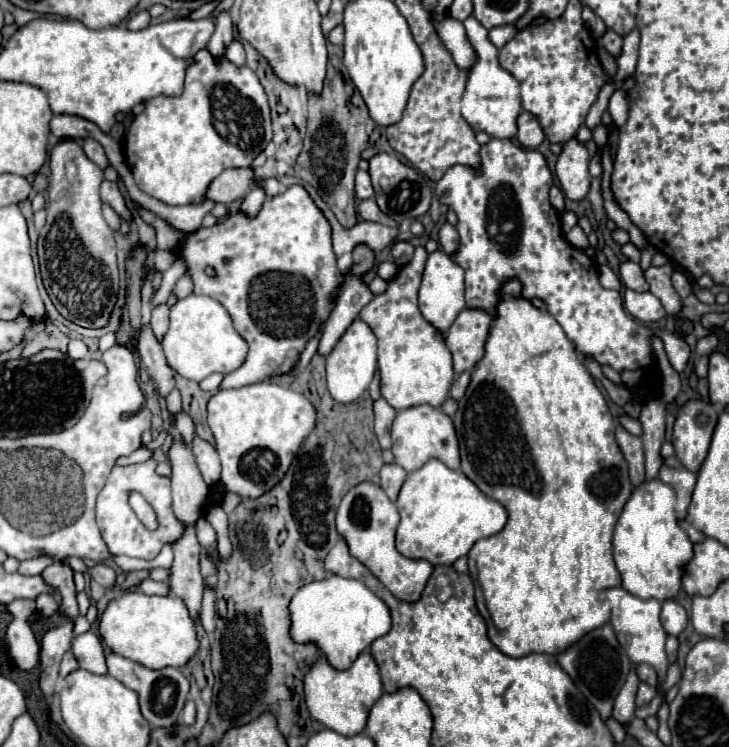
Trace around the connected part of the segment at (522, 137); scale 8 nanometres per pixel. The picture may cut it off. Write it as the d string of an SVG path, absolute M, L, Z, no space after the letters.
M522 111L518 117L518 135L516 137L524 147L538 147L546 135L544 135L538 119L532 113Z

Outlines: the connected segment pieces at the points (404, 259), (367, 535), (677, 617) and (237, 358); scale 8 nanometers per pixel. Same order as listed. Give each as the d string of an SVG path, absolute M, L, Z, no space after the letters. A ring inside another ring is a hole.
M396 241L392 245L392 257L398 267L404 267L406 263L410 263L412 255L414 255L414 247L408 241Z
M370 481L352 487L336 509L336 529L346 539L350 555L366 565L396 599L414 601L420 599L432 565L426 561L406 559L404 555L398 555L394 547L394 531L398 527L398 521L400 517L396 505L386 497L380 485ZM362 509L368 509L366 515L362 515Z
M664 601L660 621L662 621L662 627L668 635L678 635L678 633L684 631L684 627L688 623L688 615L686 615L686 611L680 603Z
M188 295L170 307L170 327L162 337L162 349L170 369L186 379L202 381L210 373L230 373L246 359L246 341L232 325L228 311L212 297Z

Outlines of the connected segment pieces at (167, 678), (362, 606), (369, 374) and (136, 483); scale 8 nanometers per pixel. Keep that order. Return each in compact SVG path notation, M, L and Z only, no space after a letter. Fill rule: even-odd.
M116 653L106 655L106 667L108 667L108 675L112 675L114 679L118 679L120 683L124 683L126 687L130 687L138 693L140 711L152 727L172 727L178 721L178 715L180 715L180 711L186 703L186 695L188 695L188 679L184 677L184 673L180 669L166 667L166 669L154 671L154 669L142 667L140 663L134 663Z
M328 575L322 581L302 585L290 605L290 639L296 643L314 643L326 661L346 671L370 643L390 631L390 611L362 581Z
M356 319L348 331L340 337L332 353L326 357L326 379L328 379L328 391L334 401L338 403L352 403L356 401L370 385L376 371L376 339L370 327Z
M148 459L144 463L134 463L126 467L114 467L104 489L98 495L96 503L96 523L102 531L102 537L108 545L110 555L128 555L128 557L140 557L140 559L154 559L160 549L166 543L174 543L184 535L186 525L176 519L172 511L172 495L170 495L170 477L162 477L156 473L156 461ZM138 491L144 495L144 499L152 505L158 517L158 527L154 531L146 529L136 513L132 513L132 507L128 505L128 493Z

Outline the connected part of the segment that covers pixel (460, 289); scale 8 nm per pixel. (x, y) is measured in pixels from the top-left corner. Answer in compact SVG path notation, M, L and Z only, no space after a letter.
M434 251L428 261L426 261L426 269L424 269L424 279L420 285L420 311L424 315L424 319L434 325L440 333L446 333L450 329L450 325L454 323L454 319L458 317L460 311L466 309L464 303L464 271L460 265L456 265L444 251Z

